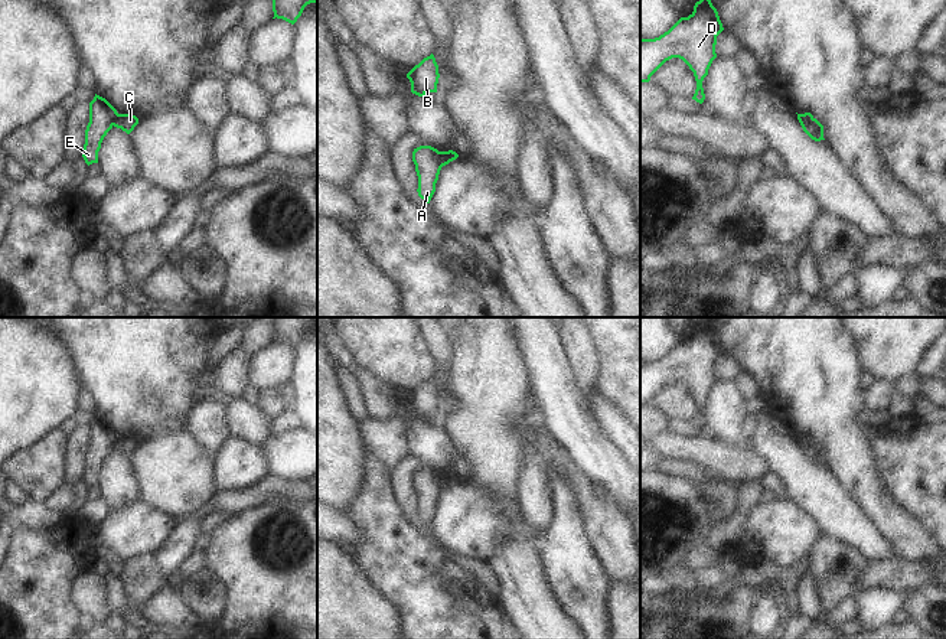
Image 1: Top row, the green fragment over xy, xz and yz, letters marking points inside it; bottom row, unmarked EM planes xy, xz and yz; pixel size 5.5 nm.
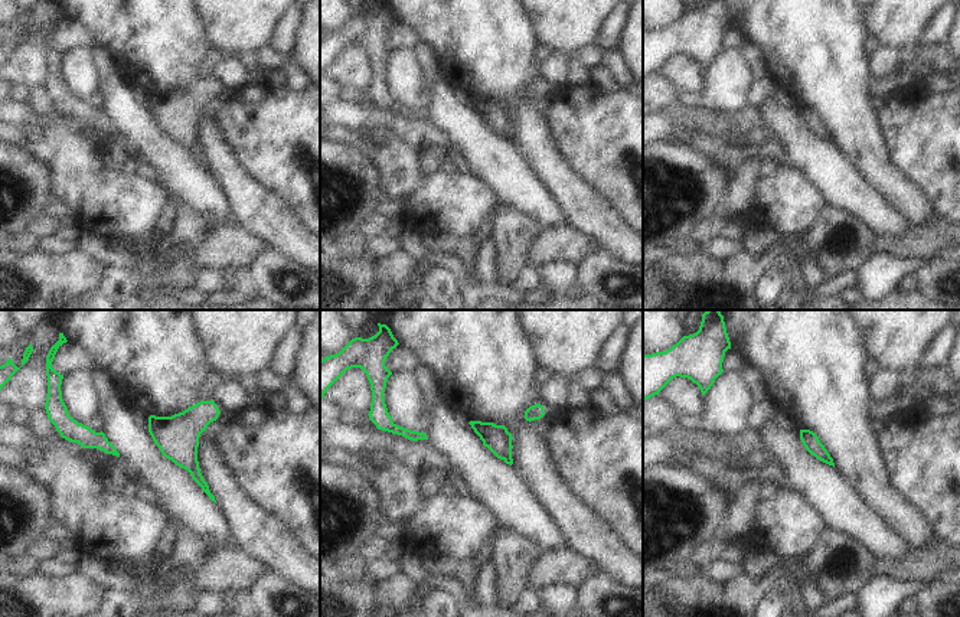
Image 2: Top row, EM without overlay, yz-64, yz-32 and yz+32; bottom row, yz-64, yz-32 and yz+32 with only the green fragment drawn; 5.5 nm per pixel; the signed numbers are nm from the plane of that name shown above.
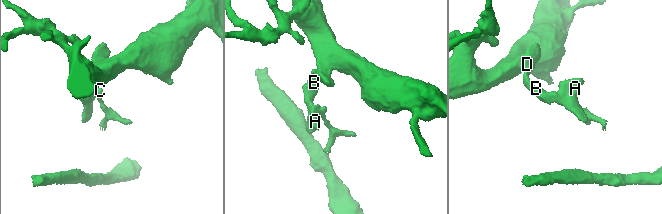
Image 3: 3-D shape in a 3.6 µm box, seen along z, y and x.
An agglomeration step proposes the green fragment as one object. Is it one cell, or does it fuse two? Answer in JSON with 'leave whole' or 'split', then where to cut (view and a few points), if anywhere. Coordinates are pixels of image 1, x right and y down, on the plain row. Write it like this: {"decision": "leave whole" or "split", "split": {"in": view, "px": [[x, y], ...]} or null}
{"decision": "split", "split": {"in": "xz", "px": [[441, 475], [440, 489]]}}

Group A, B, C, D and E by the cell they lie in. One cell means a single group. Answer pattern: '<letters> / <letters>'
A B D E / C

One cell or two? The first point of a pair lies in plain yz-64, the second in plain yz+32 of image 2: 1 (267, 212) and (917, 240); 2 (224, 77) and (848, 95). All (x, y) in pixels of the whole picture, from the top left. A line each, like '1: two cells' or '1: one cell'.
1: two cells
2: two cells

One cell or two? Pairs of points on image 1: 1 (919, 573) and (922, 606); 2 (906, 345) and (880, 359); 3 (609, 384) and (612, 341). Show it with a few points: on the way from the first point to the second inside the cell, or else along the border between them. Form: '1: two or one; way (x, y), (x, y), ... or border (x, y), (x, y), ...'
1: two; border (930, 582), (912, 589)
2: one; way (900, 345), (894, 345), (886, 354)
3: one; way (612, 374), (612, 351)

